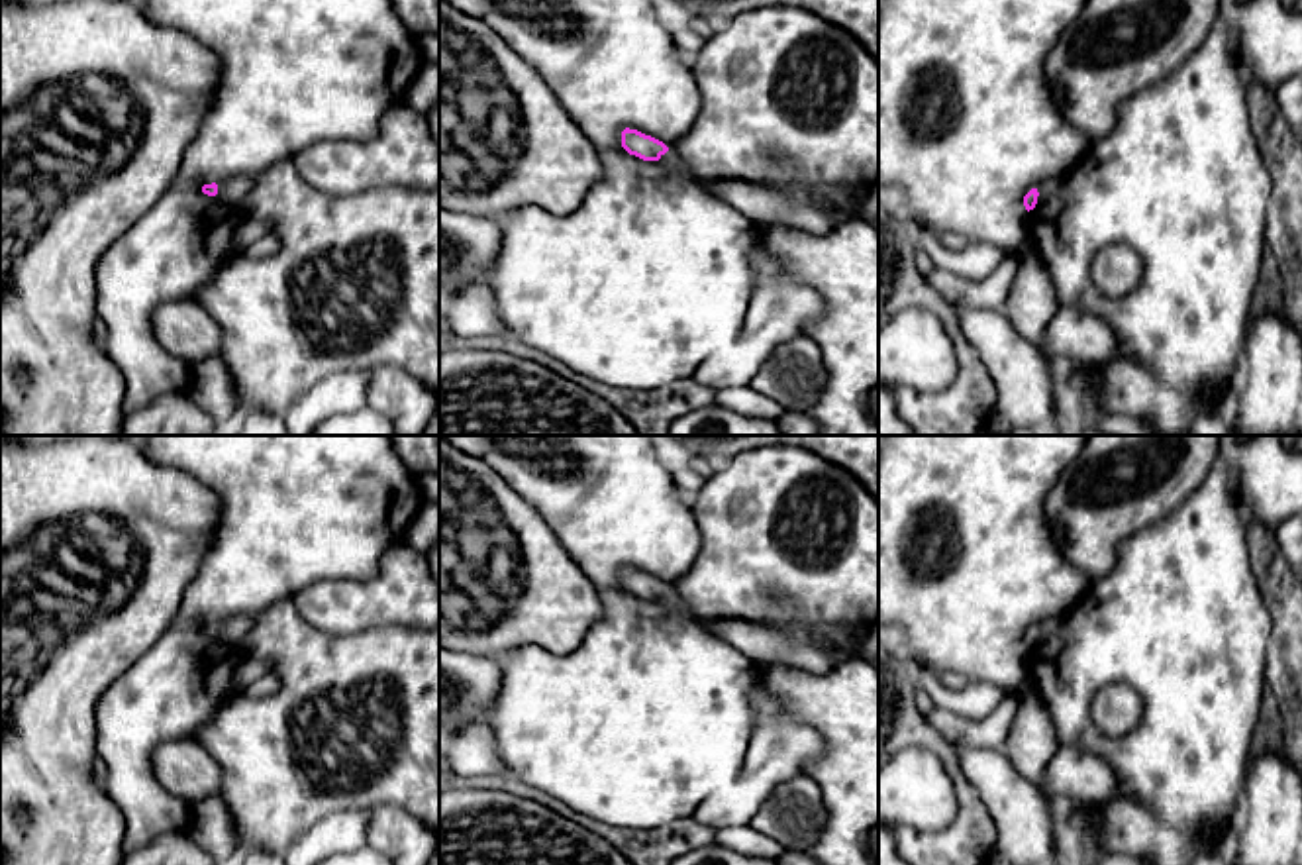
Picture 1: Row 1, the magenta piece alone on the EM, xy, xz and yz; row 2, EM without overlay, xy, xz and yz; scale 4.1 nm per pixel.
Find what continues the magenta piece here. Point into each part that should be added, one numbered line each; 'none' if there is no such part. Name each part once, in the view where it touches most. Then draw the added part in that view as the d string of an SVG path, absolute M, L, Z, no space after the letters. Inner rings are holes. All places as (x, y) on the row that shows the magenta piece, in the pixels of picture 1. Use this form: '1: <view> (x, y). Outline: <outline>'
1: xz (671, 159). Outline: M669 147L669 151L665 155L661 155L659 163L671 171L671 173L676 173L692 182L696 182L700 188L704 188L708 194L716 196L716 184L714 184L714 178L706 178L706 177L700 177L700 175L694 175L686 163L682 161L682 157L673 149Z

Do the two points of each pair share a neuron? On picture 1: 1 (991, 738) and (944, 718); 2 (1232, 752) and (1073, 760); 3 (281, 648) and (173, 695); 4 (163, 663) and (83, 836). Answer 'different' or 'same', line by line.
1: same
2: different
3: different
4: different

